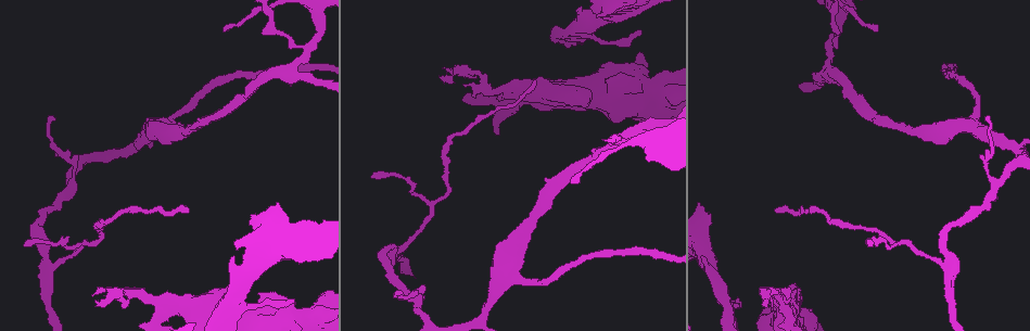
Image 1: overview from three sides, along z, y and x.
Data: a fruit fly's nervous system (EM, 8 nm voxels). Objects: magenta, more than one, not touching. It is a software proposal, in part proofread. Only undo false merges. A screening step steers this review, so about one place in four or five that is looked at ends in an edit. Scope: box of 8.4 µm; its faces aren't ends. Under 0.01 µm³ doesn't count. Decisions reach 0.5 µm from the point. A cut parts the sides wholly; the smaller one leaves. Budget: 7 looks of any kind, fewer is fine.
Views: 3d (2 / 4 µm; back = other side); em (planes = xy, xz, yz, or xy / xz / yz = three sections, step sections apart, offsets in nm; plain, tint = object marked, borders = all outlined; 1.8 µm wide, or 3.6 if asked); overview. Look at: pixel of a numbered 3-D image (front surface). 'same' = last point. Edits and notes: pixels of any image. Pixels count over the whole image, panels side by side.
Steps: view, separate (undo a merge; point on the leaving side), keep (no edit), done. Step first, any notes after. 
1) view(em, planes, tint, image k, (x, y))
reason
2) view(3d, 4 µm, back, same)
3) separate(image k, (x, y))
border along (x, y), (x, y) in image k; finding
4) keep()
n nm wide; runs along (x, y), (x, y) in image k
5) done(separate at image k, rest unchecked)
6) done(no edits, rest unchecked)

view(em, 3.6 µm, planes, tint, image 1, (630, 86))
sudden change in width

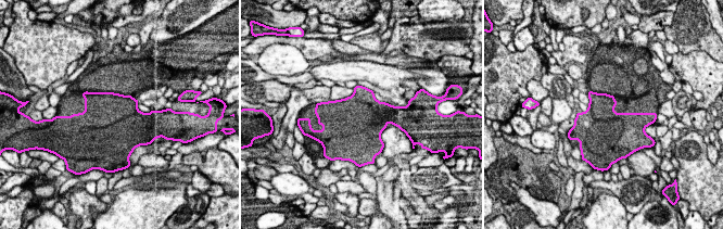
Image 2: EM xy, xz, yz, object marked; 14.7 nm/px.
keep()
all the same cell

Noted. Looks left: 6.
view(3d, 2 µm, image 1, (730, 318))
abrupt turn

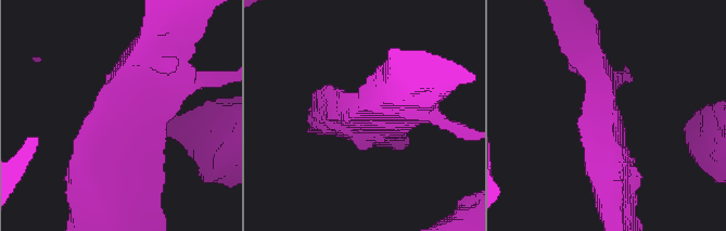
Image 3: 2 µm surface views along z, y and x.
view(em, xz, step 8, tint, image 3, (346, 112))

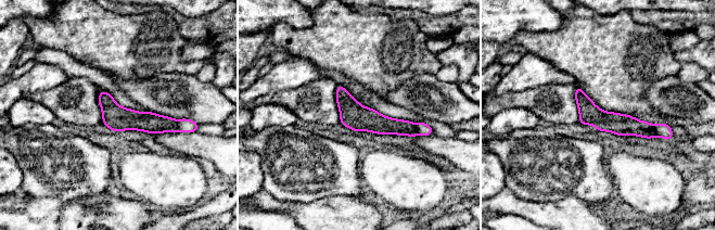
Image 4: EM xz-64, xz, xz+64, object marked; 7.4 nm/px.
view(em, planes, tint, same)
cut it another way

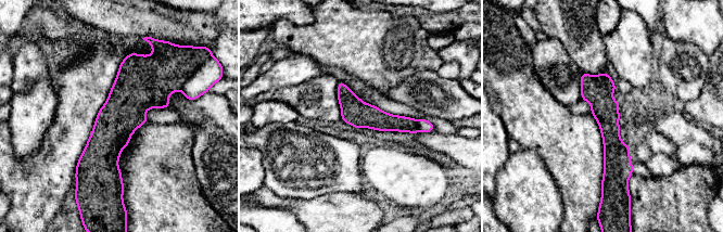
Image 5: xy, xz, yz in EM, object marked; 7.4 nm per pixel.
separate(image 5, (385, 121))
200 nm wide; the part that leaves runs along (584, 76), (608, 118), (609, 178) in image 5; a second cell is stuck on

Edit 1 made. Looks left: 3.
view(overview)
see it whole again

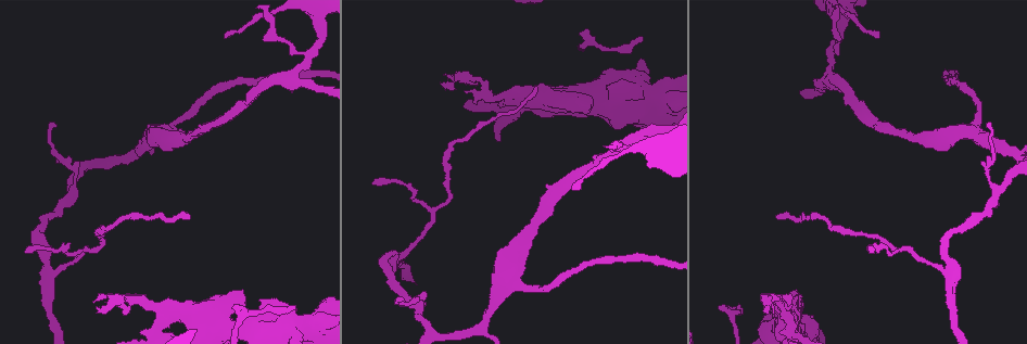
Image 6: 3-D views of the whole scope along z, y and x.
view(3d, 2 µm, image 6, (293, 76))
sharp bend

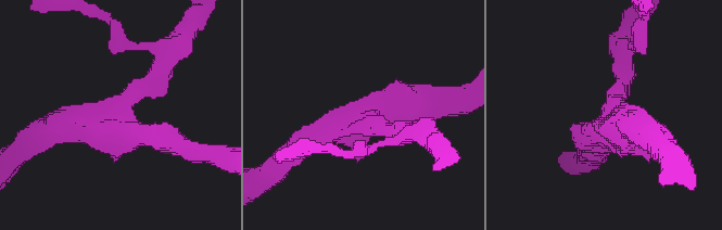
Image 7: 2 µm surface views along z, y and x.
view(em, planes, tint, image 7, (123, 111))

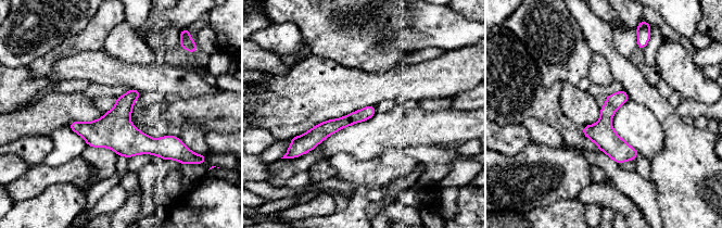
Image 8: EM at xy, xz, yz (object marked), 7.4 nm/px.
keep()
3 arms; runs along (73, 125), (176, 148) in image 8; all the same cell

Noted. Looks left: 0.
done(separate at image 5, rest unchecked)

